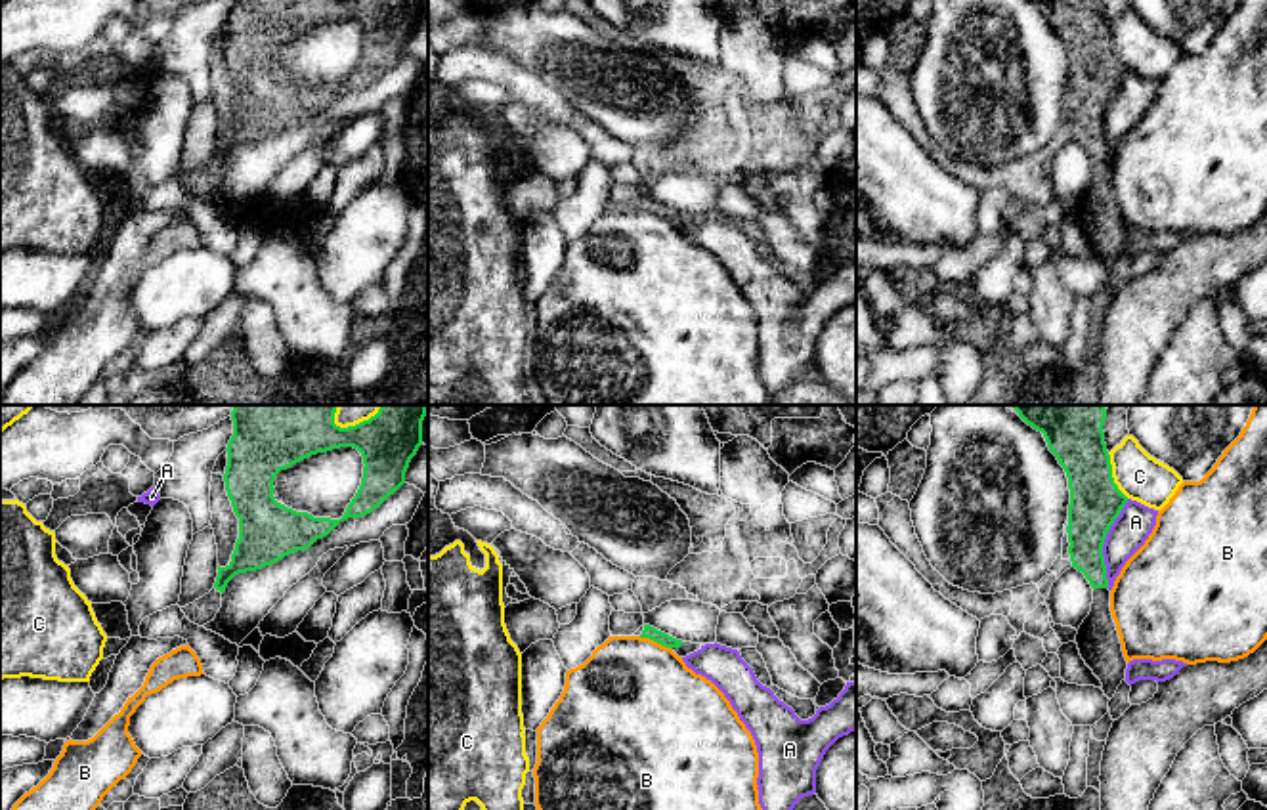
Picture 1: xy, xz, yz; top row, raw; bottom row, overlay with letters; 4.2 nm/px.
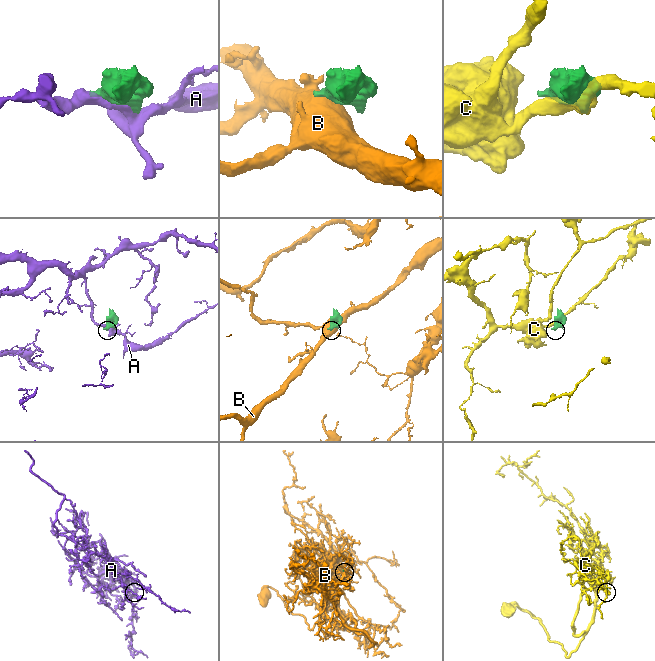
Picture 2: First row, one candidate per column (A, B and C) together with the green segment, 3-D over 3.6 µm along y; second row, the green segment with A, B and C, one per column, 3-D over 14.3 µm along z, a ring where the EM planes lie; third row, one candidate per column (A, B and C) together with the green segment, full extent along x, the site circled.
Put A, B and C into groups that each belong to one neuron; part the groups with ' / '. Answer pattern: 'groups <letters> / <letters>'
groups A / B / C

